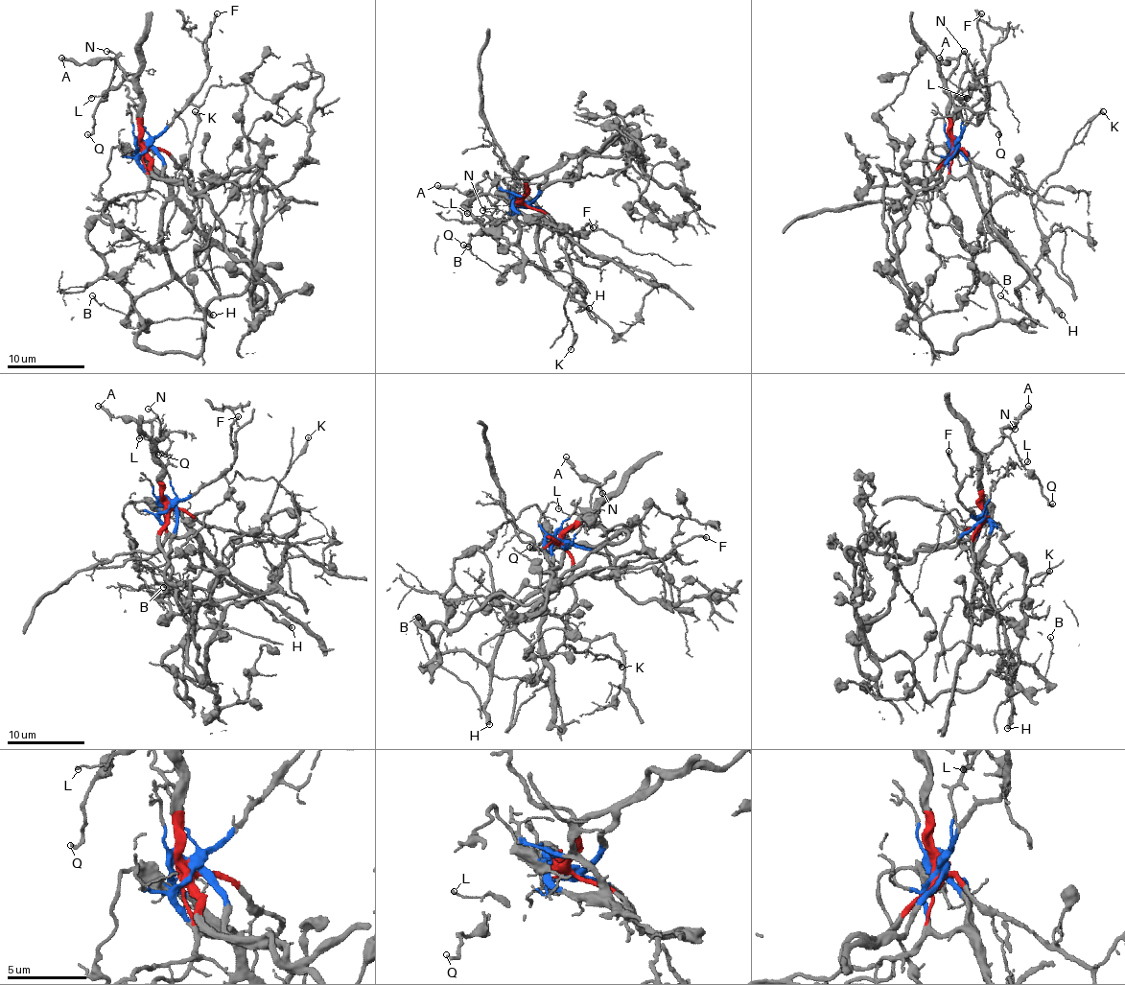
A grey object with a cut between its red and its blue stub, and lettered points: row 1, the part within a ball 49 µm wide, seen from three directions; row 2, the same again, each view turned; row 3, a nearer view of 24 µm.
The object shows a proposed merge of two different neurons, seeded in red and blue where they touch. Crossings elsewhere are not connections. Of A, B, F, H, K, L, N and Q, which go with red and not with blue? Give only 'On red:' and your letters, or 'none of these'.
On red: A, K, N, Q

